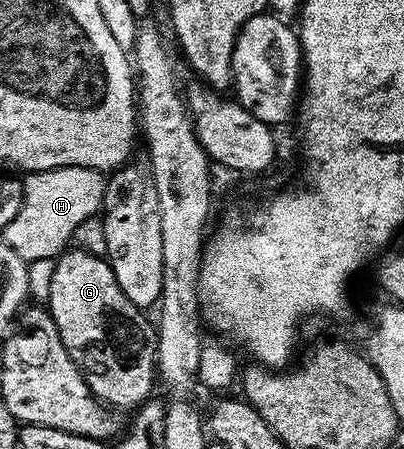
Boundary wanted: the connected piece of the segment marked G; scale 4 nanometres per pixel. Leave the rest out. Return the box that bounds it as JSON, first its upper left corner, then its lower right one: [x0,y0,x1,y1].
[45,247,157,411]

